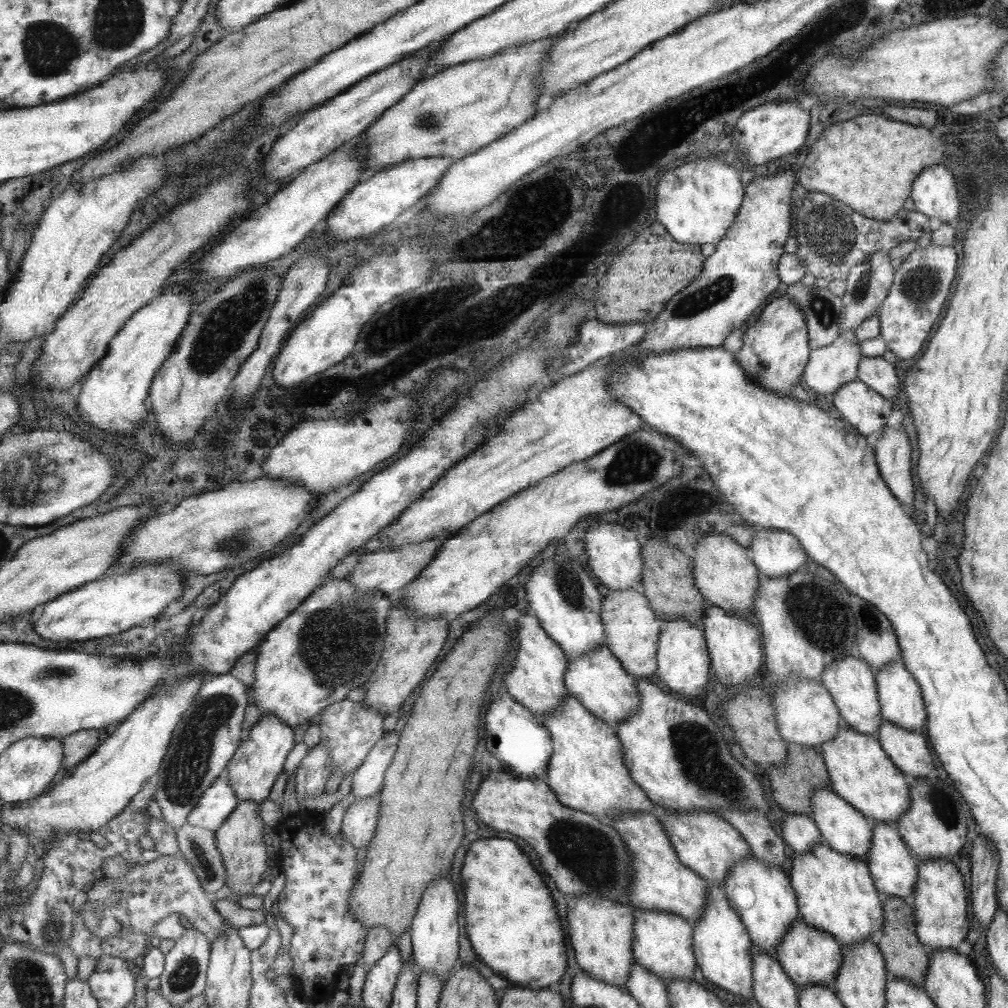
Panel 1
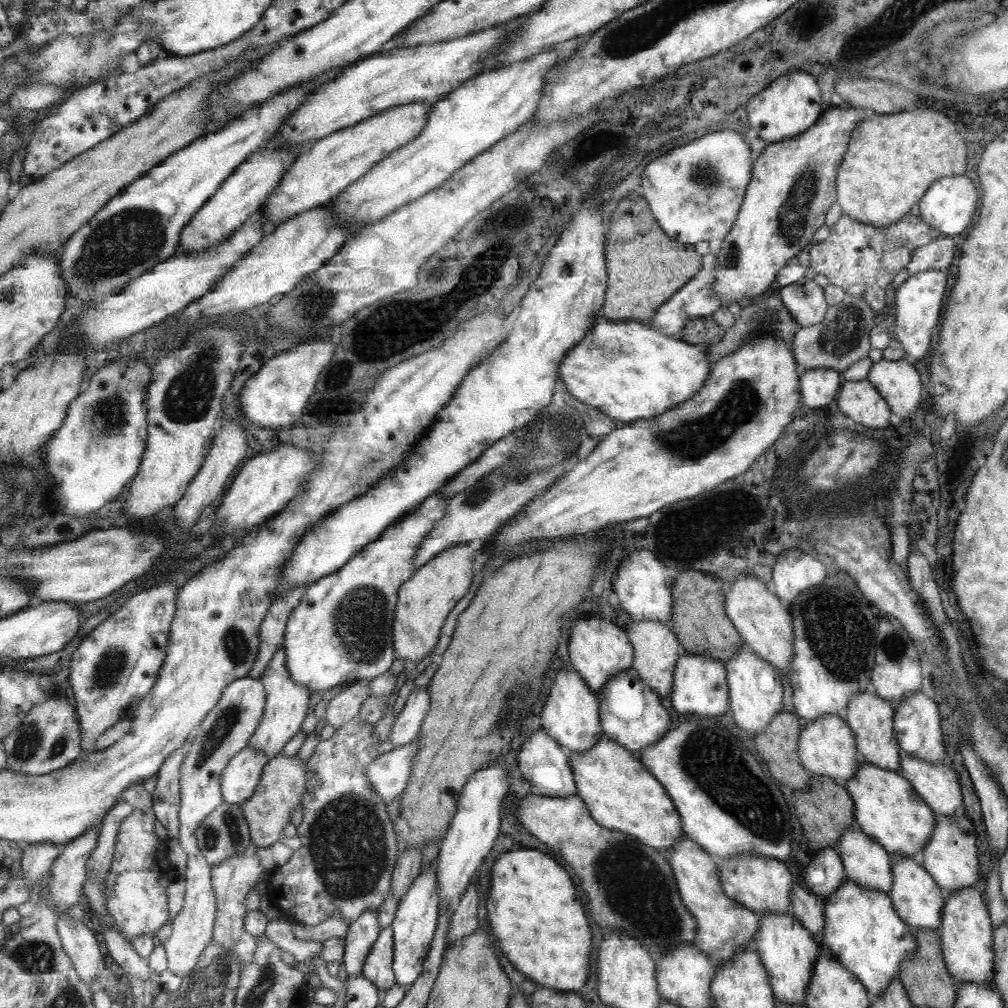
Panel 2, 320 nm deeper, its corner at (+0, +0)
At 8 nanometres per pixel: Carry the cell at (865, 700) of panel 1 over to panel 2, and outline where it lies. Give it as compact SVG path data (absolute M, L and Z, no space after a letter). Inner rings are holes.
M864 691L853 695L852 699L849 700L848 706L843 712L843 718L845 724L856 735L857 752L861 754L863 762L877 765L881 769L888 769L889 772L899 773L900 751L897 750L898 742L895 742L897 736L893 736L893 730L891 730L895 723L895 716L889 704L889 702L885 702L885 700L873 694L872 691Z

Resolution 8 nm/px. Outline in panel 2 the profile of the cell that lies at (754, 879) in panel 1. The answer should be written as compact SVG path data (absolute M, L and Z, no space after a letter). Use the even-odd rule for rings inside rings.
M768 912L759 917L760 926L754 936L752 949L760 955L765 972L771 978L773 996L783 1004L804 1006L805 993L809 980L812 979L812 970L821 952L820 942L814 940L808 929L792 915Z

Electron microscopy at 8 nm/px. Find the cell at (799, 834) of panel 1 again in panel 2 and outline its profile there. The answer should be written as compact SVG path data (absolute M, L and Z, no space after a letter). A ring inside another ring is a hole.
M822 848L813 852L803 880L809 892L829 898L847 879L844 868L835 848Z

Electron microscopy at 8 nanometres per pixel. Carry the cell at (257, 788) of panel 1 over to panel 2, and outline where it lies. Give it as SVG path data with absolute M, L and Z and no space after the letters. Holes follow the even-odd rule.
M283 645L280 646L274 659L269 663L261 682L265 685L265 692L268 693L268 703L265 708L264 720L261 721L260 728L257 728L249 747L267 754L269 760L272 761L282 754L285 746L304 727L305 720L310 714L309 704L311 704L312 692L307 686L297 684L293 680L293 675L290 674L286 663L286 652Z

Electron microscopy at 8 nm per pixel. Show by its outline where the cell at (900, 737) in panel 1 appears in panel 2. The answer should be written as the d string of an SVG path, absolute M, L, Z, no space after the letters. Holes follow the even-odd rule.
M903 751L900 754L900 774L916 789L921 800L936 816L951 816L963 806L953 770L945 768L943 763L931 764Z

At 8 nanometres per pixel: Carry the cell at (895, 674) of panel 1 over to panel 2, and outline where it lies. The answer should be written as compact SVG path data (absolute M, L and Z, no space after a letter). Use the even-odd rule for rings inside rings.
M920 690L909 693L901 699L901 703L897 707L893 728L896 729L897 740L903 753L921 758L931 764L942 763L945 750L943 750L941 728L939 728L939 712L937 712L935 702L925 697Z

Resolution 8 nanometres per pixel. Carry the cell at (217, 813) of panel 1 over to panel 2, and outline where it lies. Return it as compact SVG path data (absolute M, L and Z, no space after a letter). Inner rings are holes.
M247 747L239 752L222 775L224 802L244 804L255 795L269 762L269 756L255 748Z

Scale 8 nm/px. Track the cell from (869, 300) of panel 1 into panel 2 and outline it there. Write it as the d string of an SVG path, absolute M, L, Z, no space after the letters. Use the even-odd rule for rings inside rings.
M844 295L841 302L826 308L818 325L800 327L793 335L790 348L796 364L801 365L802 370L833 368L841 373L853 362L868 356L871 351L871 330L878 320L867 301L861 300L859 296Z

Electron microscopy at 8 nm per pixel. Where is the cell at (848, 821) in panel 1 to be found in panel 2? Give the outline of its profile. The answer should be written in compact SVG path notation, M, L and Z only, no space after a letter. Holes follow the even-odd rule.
M855 822L841 835L835 849L849 881L884 893L892 889L891 856L880 844L861 833Z

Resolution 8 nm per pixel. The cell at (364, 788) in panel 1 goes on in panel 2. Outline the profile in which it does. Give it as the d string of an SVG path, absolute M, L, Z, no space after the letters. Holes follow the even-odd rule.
M429 686L412 690L404 709L392 726L389 740L394 748L405 747L419 738L425 719L431 710L431 690Z

